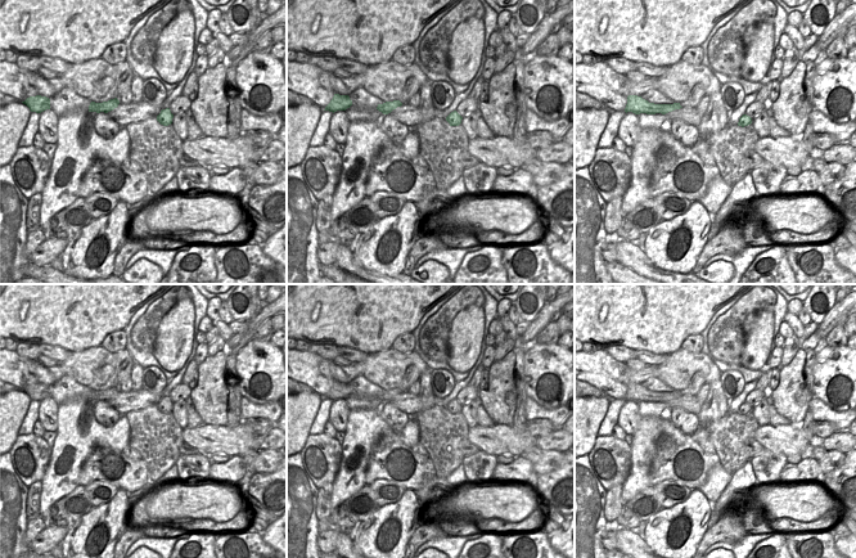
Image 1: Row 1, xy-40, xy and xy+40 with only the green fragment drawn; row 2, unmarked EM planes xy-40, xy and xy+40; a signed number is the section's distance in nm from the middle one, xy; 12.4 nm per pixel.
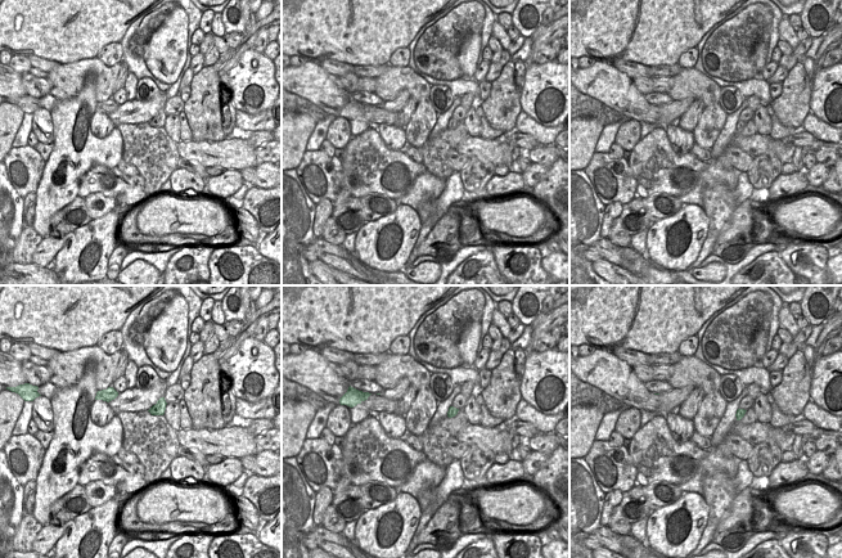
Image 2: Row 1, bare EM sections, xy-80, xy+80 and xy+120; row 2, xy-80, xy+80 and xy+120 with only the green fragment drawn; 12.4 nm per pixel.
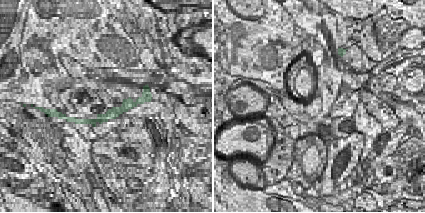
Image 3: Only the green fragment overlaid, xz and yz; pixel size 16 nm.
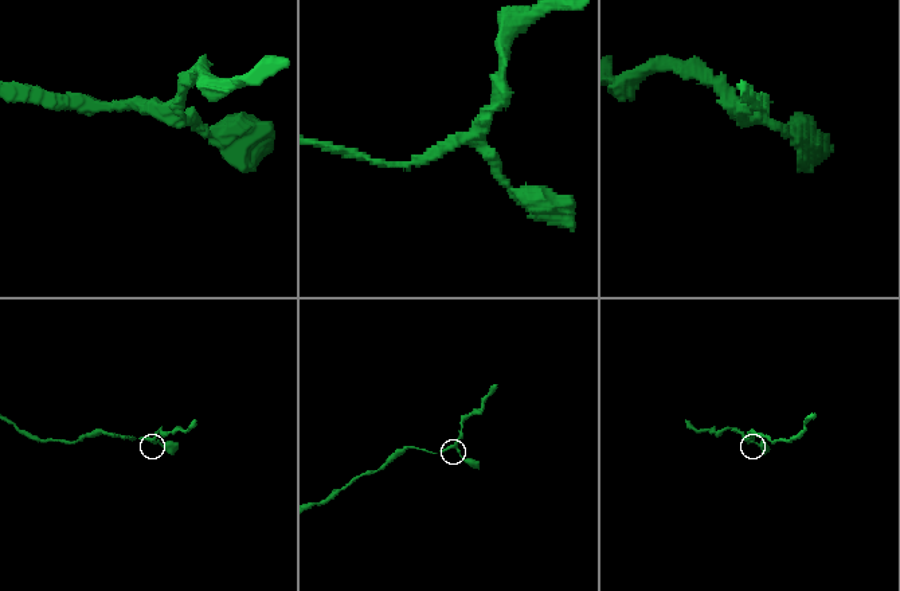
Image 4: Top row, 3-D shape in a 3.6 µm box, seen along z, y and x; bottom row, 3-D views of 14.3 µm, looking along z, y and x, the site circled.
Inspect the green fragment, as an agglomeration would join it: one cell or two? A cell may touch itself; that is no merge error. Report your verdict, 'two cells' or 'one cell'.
one cell

